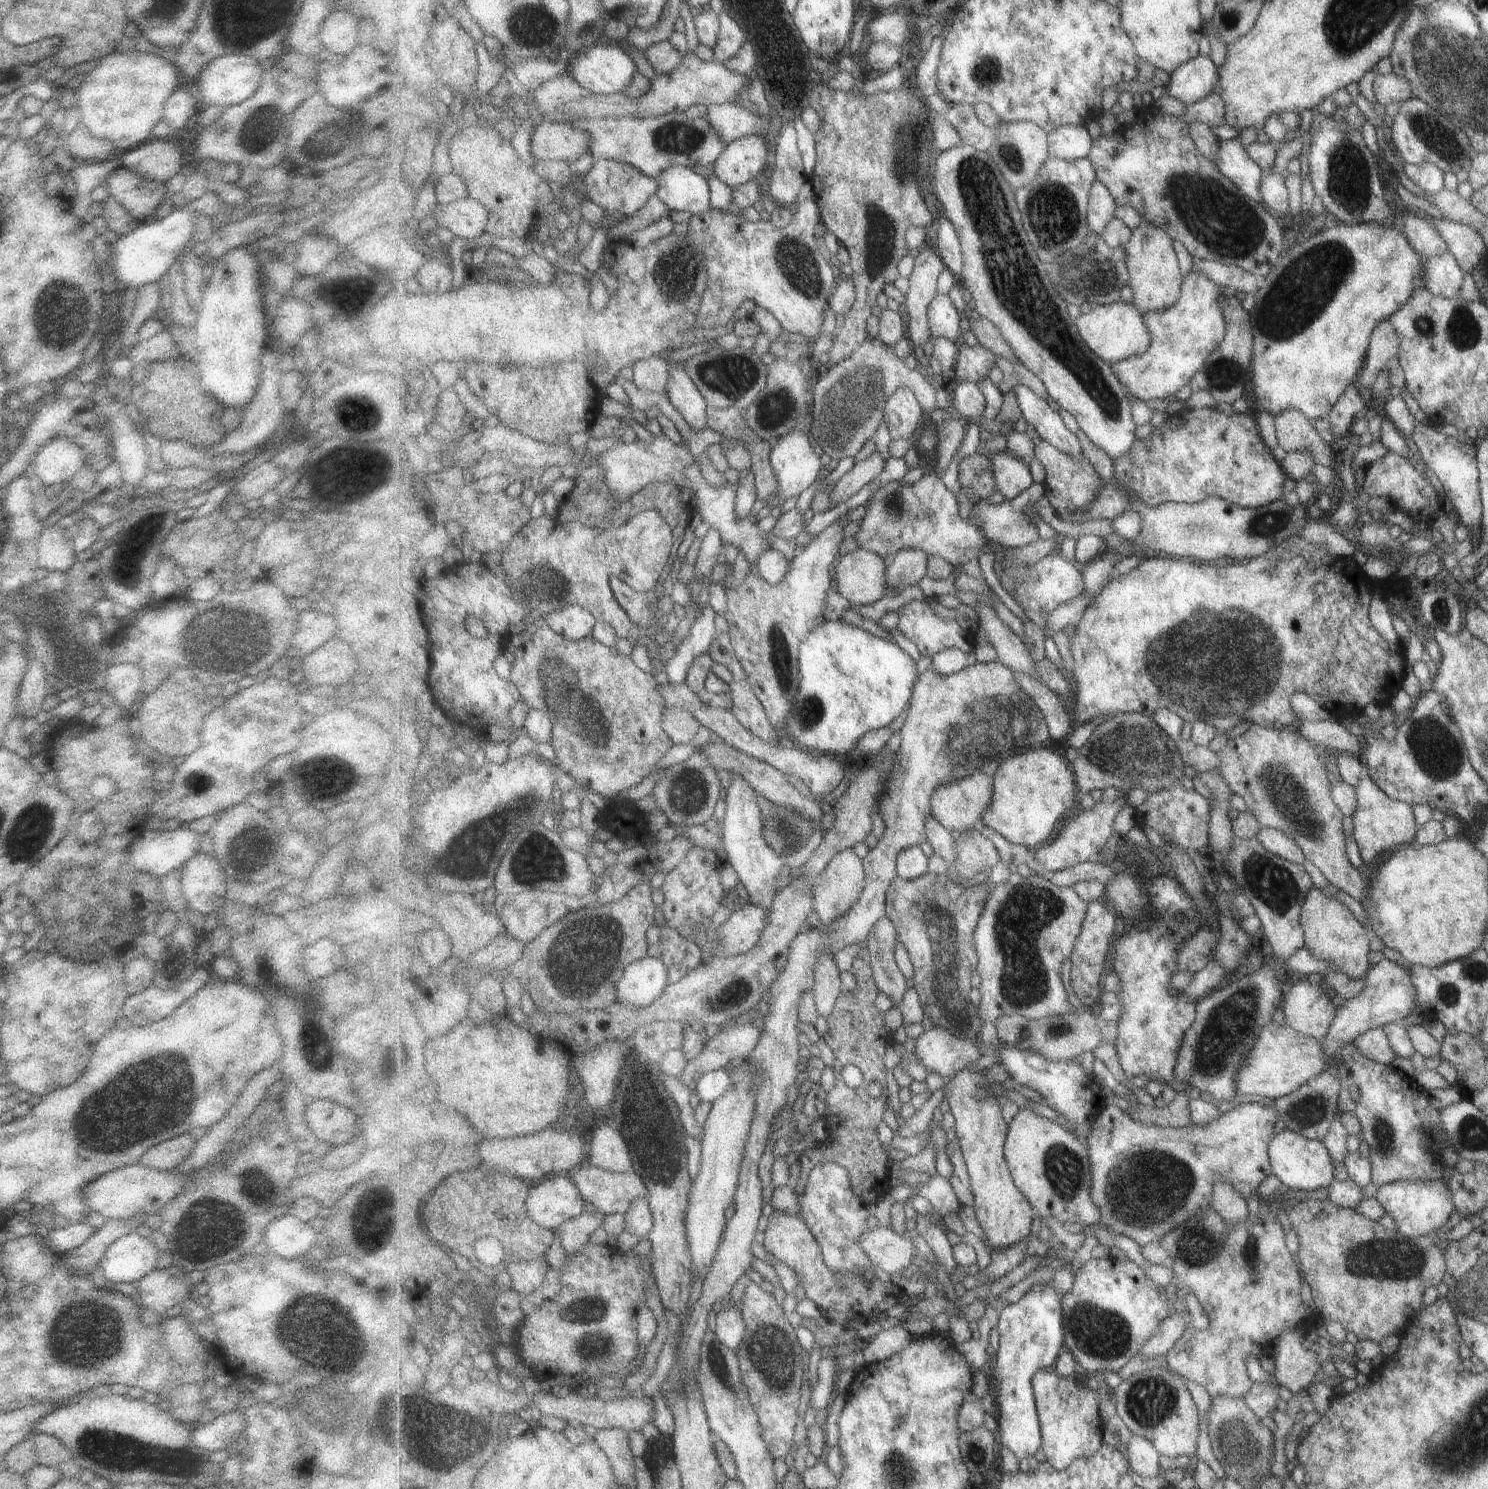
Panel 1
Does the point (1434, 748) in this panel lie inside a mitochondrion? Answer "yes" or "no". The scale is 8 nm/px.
yes

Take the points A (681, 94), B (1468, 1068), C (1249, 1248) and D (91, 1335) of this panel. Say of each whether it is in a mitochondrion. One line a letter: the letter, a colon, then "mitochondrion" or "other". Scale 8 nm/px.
A: other
B: other
C: mitochondrion
D: mitochondrion

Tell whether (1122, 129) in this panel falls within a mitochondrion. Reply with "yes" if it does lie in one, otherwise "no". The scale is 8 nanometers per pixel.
no

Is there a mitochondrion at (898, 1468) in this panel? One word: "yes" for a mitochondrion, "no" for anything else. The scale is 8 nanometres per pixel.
yes

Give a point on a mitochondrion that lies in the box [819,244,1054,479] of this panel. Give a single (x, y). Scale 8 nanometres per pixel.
(848, 406)

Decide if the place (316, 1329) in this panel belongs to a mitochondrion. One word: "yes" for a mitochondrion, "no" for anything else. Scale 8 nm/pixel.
yes

